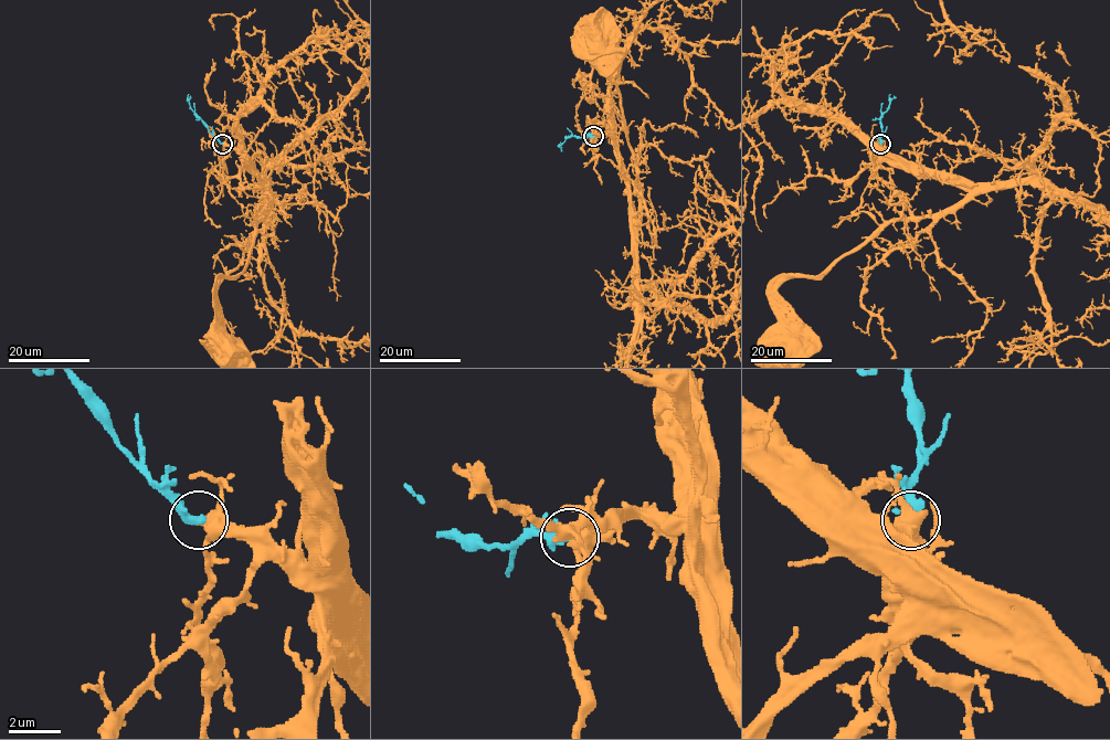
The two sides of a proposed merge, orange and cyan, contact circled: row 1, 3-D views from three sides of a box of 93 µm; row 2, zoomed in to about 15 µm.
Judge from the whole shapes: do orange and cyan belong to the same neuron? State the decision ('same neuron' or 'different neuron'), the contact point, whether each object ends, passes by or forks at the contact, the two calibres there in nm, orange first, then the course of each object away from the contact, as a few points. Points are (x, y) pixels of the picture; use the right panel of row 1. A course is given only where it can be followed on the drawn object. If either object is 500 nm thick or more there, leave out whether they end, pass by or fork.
same neuron; place (880, 144); orange forks; cyan ends; calibres 360 and 400 nm; course orange (880, 144), (881, 154), (944, 171), (969, 192), (886, 223), (817, 275), (785, 279), (780, 341); course cyan (880, 144), (880, 116), (888, 107), (890, 94)

